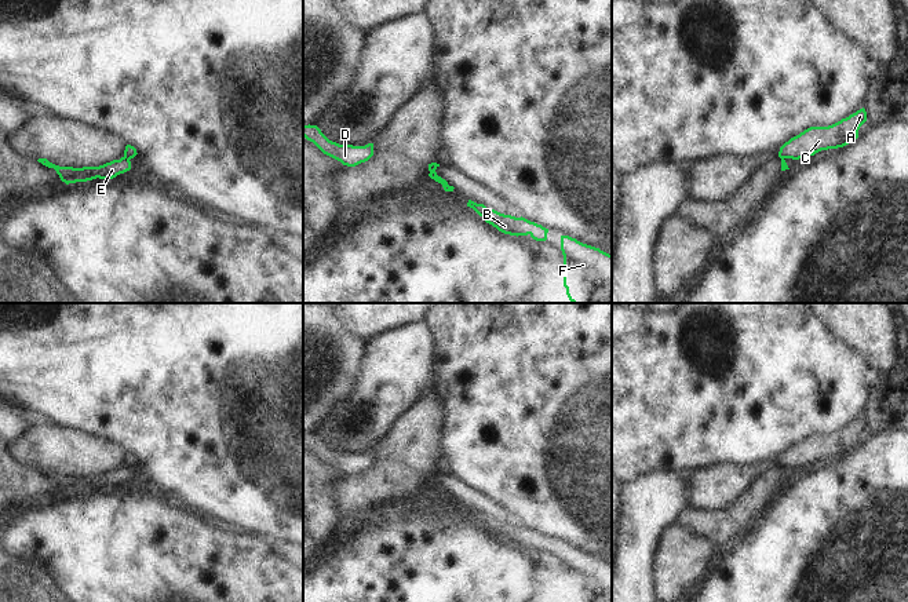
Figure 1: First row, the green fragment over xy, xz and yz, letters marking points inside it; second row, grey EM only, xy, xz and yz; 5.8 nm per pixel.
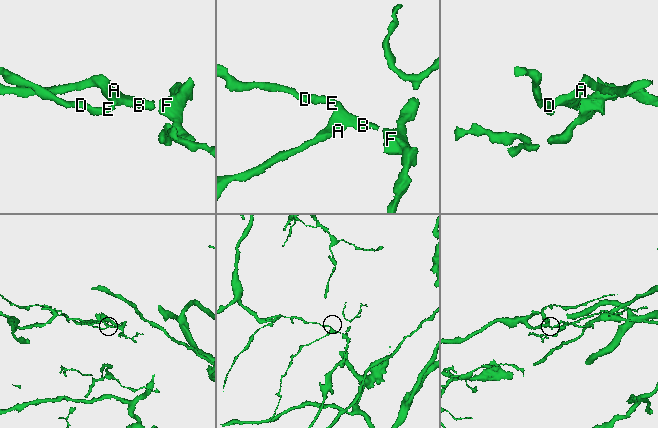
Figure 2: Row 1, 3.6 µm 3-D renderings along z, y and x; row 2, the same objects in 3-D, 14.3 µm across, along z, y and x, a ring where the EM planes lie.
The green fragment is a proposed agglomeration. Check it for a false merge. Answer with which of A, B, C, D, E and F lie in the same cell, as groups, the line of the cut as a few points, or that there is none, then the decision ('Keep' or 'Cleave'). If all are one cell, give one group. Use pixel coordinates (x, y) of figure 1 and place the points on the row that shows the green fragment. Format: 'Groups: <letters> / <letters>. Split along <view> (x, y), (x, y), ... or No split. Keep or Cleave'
Groups: A B C F / D E. Split along xy (124, 156), (130, 159). Cleave

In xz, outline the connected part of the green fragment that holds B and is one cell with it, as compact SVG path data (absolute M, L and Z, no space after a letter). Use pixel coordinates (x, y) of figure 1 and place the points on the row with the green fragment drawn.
M468 200L467 207L473 208L484 220L499 231L510 236L530 236L536 241L546 241L548 229L530 222L525 218L515 218L511 215L500 214L492 208L486 208L484 204L477 204Z

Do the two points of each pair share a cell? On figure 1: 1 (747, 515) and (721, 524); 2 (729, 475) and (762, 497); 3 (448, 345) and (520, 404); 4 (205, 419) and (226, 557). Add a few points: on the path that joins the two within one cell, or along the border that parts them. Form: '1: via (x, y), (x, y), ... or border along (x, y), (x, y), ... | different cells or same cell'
1: via (740, 515), (728, 524) | same cell
2: border along (772, 466), (724, 509) | different cells
3: via (466, 350), (502, 386) | same cell
4: border along (204, 518), (208, 521) | different cells

